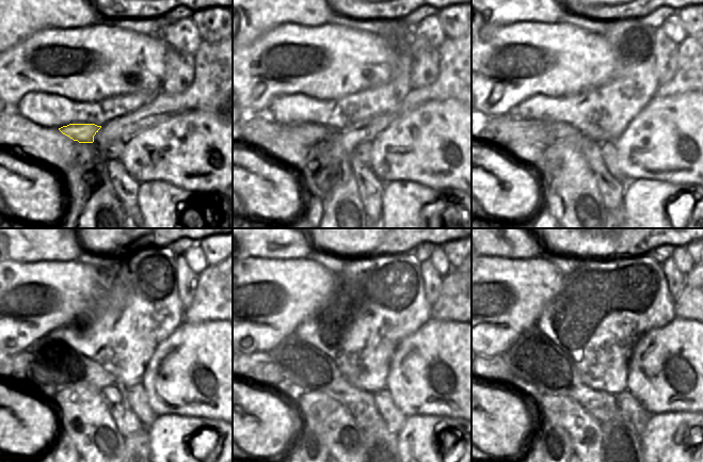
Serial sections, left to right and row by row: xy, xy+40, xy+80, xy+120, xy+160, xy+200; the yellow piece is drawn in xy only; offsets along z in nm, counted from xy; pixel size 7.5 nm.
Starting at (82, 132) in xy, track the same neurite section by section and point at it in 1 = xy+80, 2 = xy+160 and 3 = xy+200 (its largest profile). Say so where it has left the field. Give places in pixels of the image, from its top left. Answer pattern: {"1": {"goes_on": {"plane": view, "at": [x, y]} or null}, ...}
{"1": {"goes_on": {"plane": "xy+80", "at": [505, 129]}}, "2": {"goes_on": {"plane": "xy+160", "at": [259, 367]}}, "3": {"goes_on": {"plane": "xy+200", "at": [494, 368]}}}

